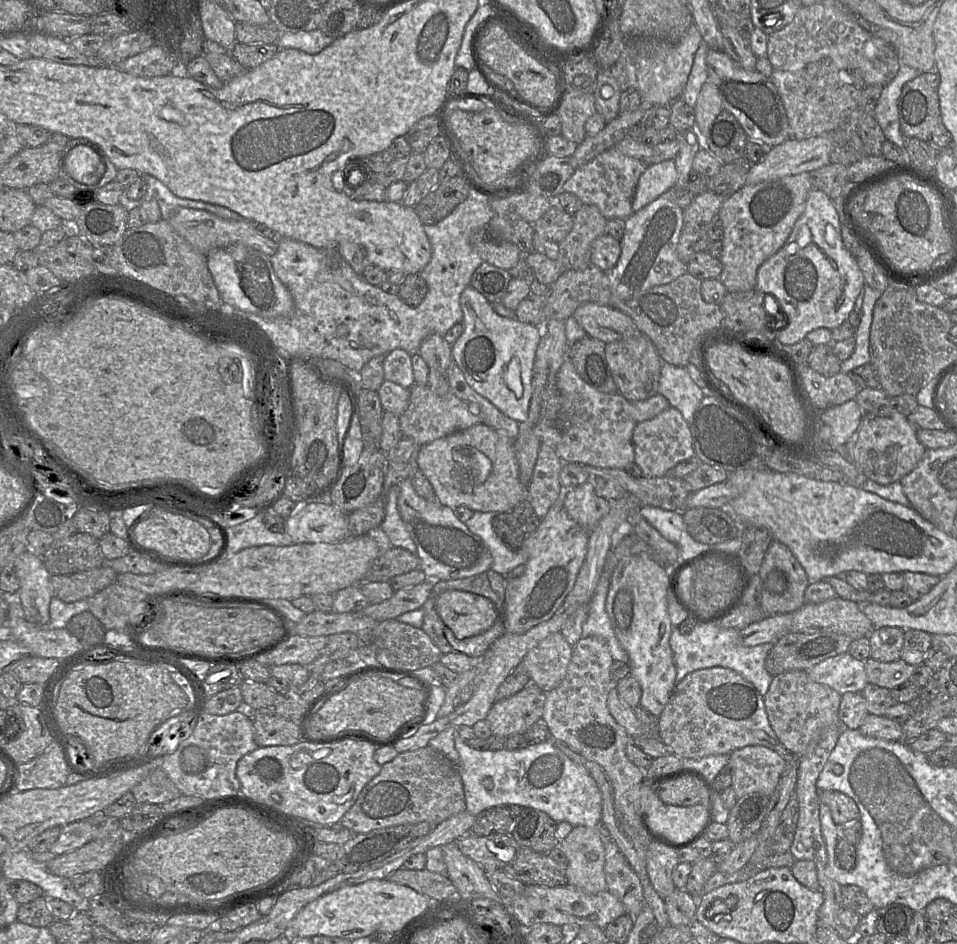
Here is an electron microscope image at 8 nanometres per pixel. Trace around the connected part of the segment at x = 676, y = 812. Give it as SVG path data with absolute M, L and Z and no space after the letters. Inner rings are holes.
M654 791L645 811L649 826L662 838L676 844L691 840L707 817L707 808L701 803L688 807L669 805Z

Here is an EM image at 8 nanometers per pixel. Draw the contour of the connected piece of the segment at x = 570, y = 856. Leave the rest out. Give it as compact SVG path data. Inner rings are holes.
M600 825L575 826L559 843L568 860L567 884L586 894L607 890L605 878L605 847L600 836Z

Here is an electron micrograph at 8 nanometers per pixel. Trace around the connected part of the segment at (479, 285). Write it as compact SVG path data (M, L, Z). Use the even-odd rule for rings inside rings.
M483 261L472 274L470 285L490 303L501 302L511 279L507 270Z

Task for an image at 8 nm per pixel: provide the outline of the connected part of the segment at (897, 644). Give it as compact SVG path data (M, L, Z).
M884 626L874 629L868 640L871 647L871 655L880 662L893 662L901 658L901 650L904 644L904 630L898 627Z

